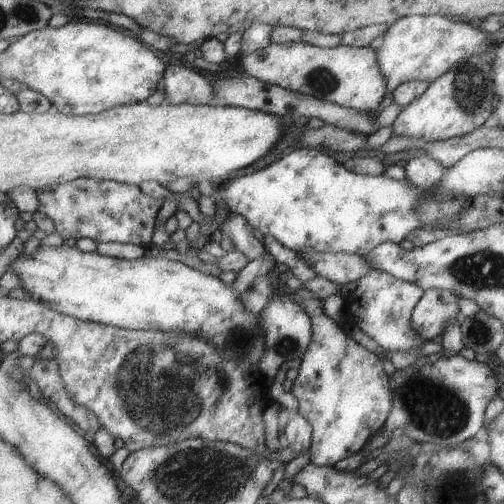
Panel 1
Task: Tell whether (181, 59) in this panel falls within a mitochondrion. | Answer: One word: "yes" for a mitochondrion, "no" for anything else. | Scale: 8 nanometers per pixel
no

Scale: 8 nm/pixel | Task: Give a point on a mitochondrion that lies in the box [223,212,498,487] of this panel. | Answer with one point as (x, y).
(444, 412)

